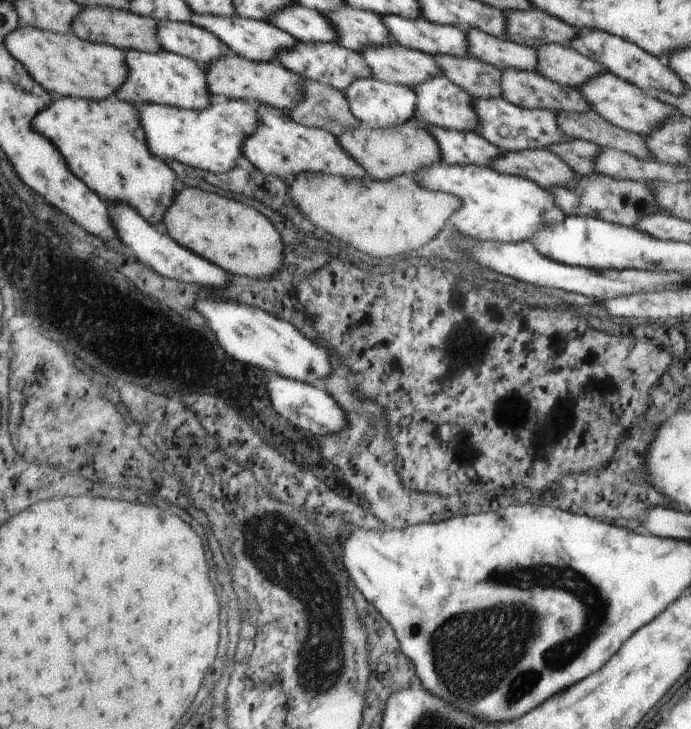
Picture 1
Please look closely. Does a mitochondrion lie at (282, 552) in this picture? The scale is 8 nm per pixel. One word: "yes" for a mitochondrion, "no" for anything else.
yes

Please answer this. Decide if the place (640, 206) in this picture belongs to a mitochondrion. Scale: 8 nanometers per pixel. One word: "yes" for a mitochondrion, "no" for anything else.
no

